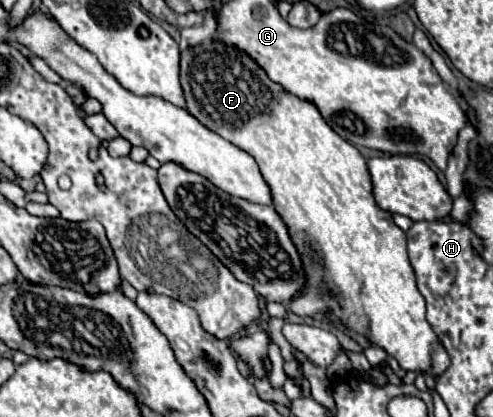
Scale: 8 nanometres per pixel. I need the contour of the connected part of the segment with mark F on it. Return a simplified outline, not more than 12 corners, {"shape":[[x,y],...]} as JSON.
{"shape":[[240,48],[180,54],[248,152],[330,314],[402,370],[450,356],[364,156]]}

